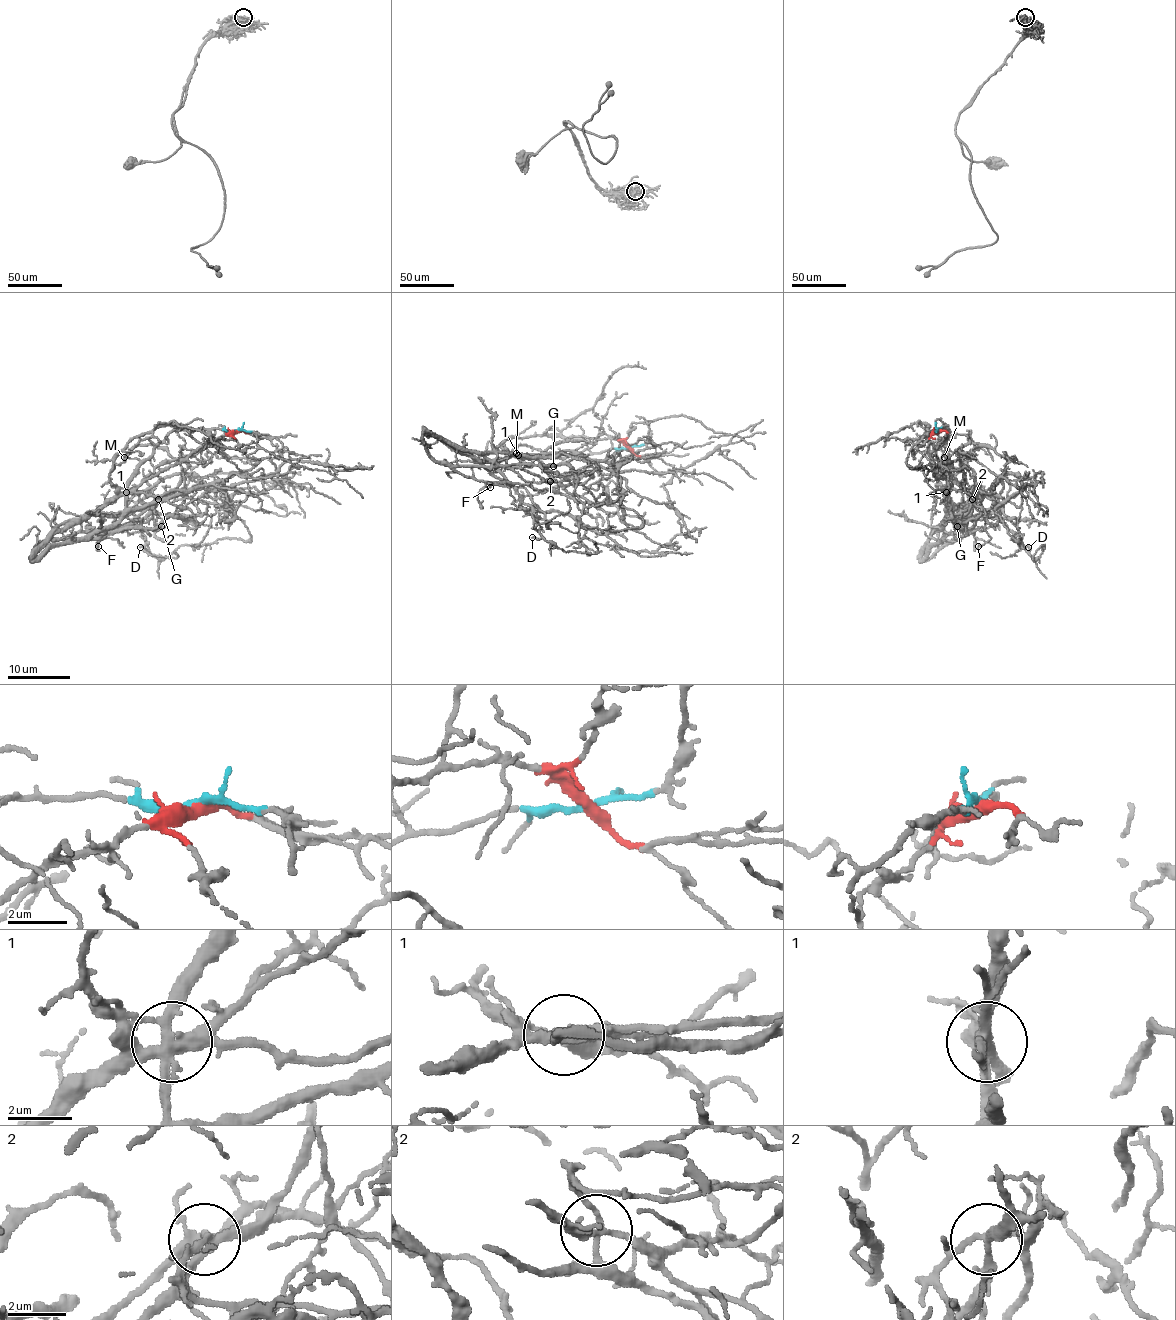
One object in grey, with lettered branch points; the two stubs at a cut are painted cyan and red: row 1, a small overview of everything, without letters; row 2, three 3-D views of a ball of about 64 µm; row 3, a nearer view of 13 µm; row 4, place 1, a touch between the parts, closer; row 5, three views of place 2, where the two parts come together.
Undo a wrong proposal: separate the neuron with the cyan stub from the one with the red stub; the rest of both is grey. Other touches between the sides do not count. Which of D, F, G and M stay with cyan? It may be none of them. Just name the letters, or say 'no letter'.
M

